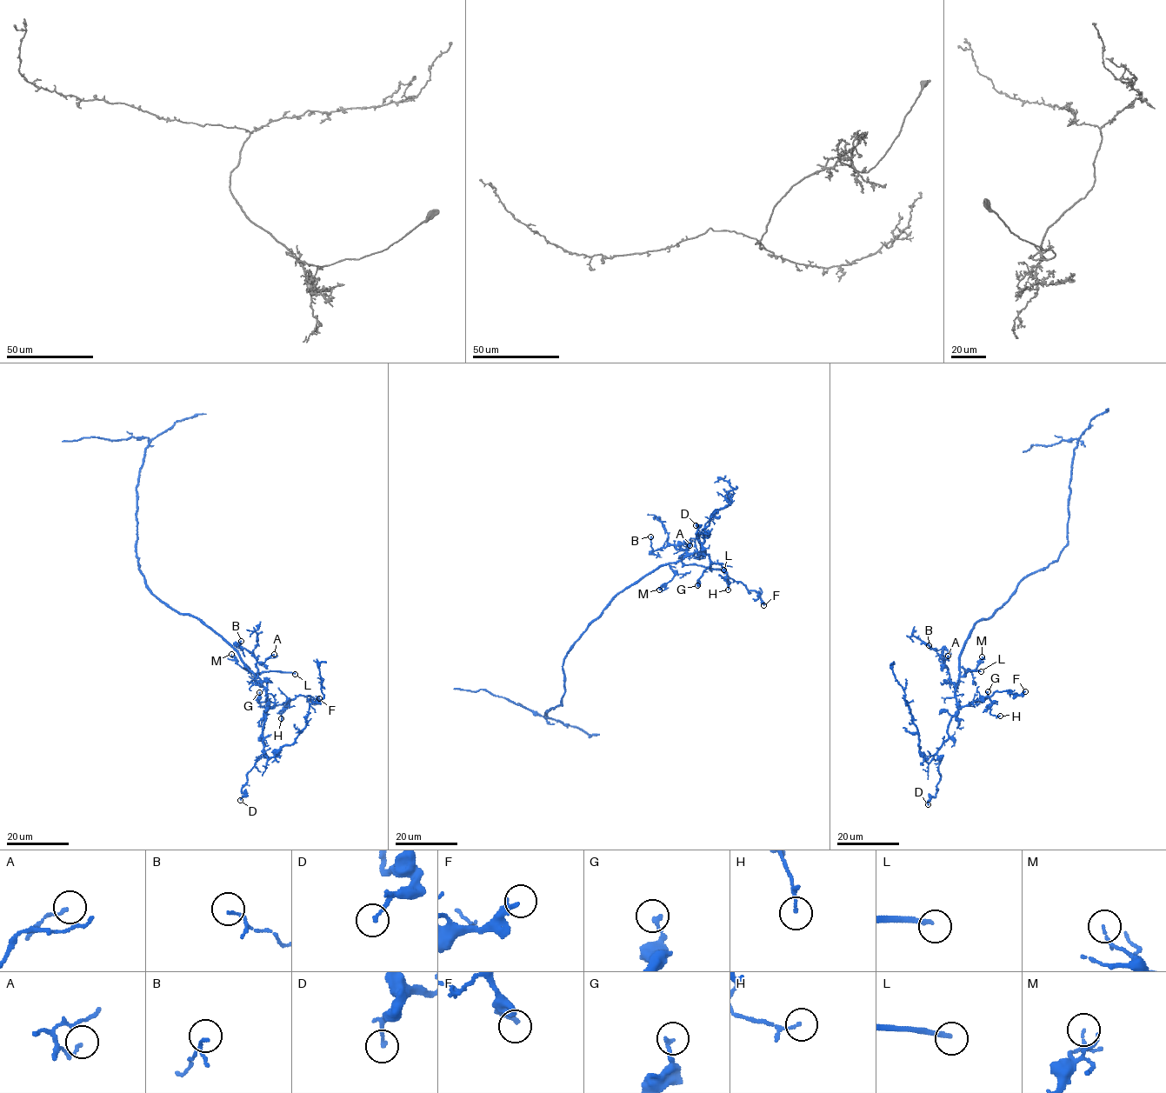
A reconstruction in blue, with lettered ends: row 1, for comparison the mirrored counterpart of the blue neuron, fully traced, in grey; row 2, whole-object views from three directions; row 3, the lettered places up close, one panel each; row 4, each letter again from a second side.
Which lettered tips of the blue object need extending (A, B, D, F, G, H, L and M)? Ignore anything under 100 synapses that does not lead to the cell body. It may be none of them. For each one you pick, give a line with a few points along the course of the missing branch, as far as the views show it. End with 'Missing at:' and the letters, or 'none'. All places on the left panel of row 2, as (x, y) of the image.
Missing at: L

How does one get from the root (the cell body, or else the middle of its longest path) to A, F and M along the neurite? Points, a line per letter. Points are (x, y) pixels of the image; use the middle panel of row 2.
A: (604, 609), (642, 577), (686, 556), (677, 545), (689, 545)
F: (604, 609), (617, 594), (660, 565), (696, 552), (707, 554), (729, 577), (759, 594), (763, 605)
M: (604, 609), (612, 599), (660, 565), (668, 564), (675, 576), (659, 589)

